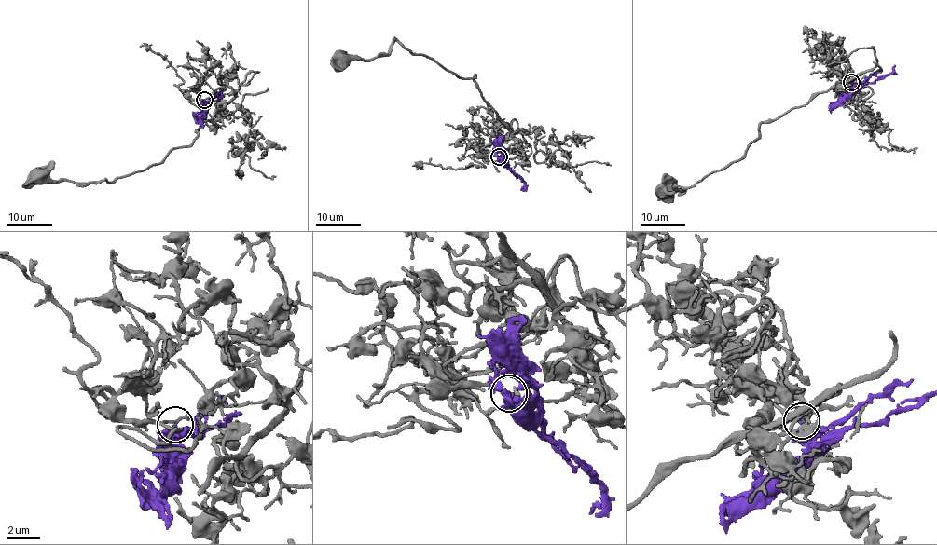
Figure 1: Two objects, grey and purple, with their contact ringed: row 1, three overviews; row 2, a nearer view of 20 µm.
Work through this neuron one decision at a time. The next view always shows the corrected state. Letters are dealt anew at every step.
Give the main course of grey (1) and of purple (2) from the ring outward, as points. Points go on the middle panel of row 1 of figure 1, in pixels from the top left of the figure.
1: (499, 156), (509, 132), (484, 102), (476, 75), (461, 77), (394, 39), (386, 55), (337, 58)
2: (499, 156), (506, 168), (522, 178), (524, 186), (521, 190)

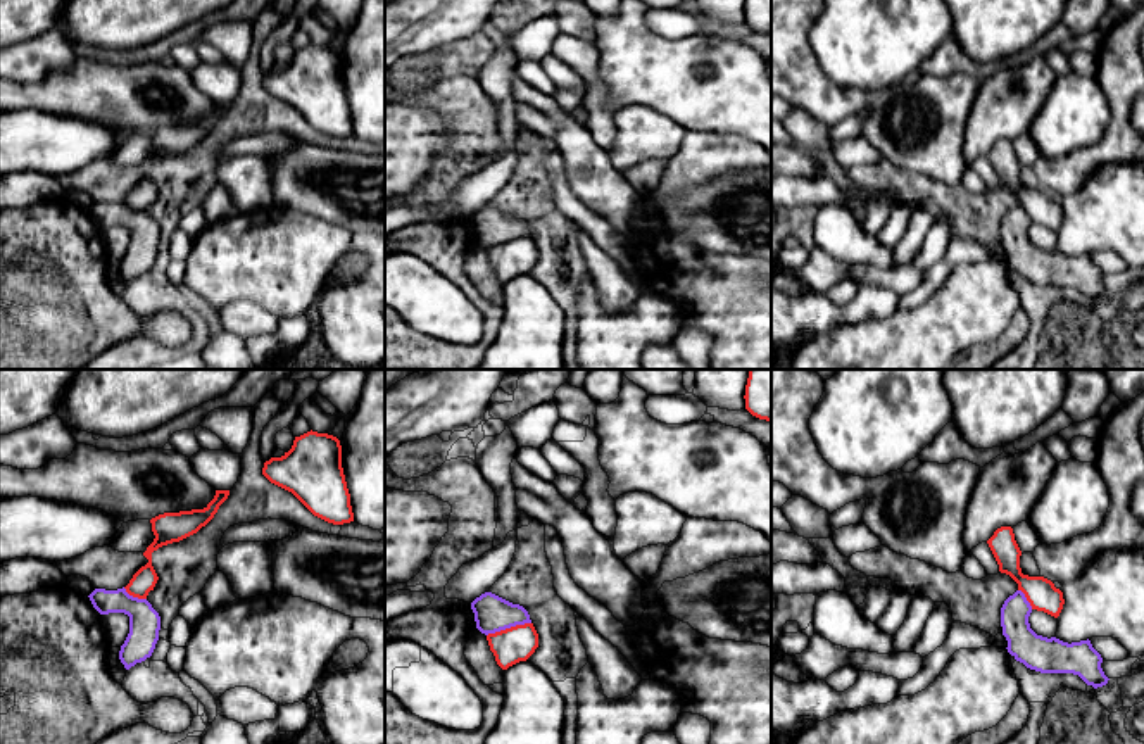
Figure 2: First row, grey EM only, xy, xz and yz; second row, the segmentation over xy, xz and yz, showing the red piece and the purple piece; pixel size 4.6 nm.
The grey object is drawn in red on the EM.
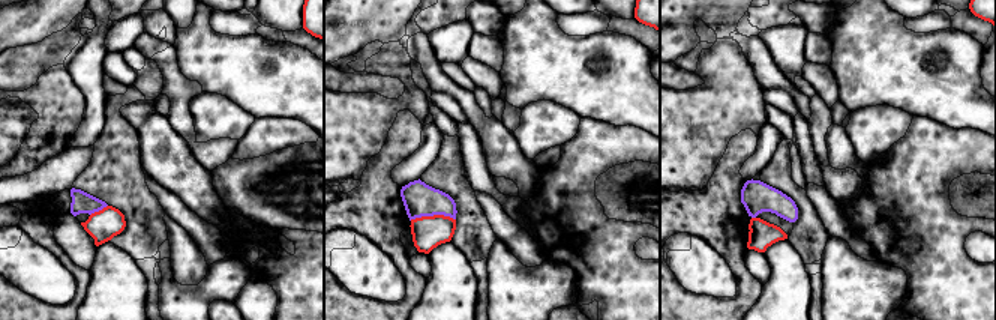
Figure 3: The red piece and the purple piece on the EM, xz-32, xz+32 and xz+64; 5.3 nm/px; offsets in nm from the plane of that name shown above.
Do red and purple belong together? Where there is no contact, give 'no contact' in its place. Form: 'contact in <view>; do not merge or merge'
contact in xz; do not merge

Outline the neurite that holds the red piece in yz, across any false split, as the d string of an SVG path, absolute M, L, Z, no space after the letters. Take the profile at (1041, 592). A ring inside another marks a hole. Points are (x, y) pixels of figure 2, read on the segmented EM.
M997 528L987 544L999 564L999 571L1009 575L1018 583L1018 590L1025 594L1032 609L1044 611L1058 618L1065 604L1063 592L1044 577L1028 577L1021 573L1021 551L1015 540L1013 528Z

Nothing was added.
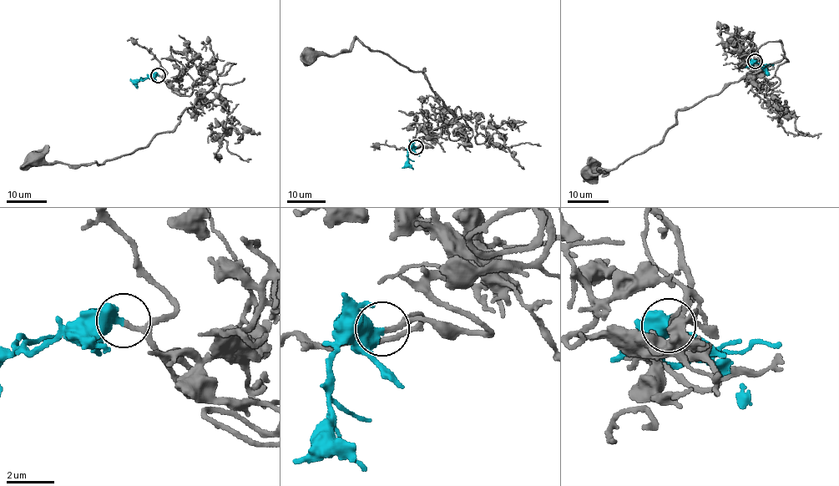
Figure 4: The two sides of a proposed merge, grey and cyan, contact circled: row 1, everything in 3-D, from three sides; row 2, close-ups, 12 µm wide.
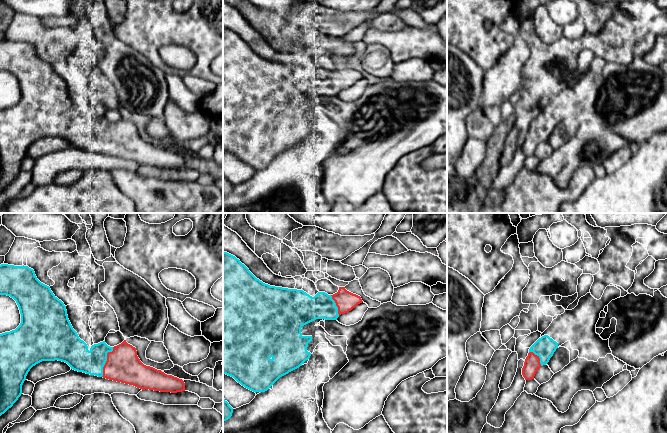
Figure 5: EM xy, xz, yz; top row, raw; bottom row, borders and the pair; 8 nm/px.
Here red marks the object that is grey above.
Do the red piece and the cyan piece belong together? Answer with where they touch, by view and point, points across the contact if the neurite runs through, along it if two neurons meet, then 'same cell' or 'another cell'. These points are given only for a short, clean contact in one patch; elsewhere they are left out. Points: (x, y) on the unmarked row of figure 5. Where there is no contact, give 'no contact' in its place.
meets red in xy at (106, 137); runs through xy (123, 141), (106, 137), (84, 137), (76, 130); same cell

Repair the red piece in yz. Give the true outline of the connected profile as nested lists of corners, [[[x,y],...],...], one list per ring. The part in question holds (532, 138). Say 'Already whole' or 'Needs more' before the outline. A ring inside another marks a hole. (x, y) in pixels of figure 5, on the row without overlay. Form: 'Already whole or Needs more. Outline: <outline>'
Needs more. Outline: [[[544,111],[539,114],[530,123],[528,132],[524,138],[522,151],[525,156],[534,155],[537,146],[549,138],[557,124],[558,119],[548,111]]]

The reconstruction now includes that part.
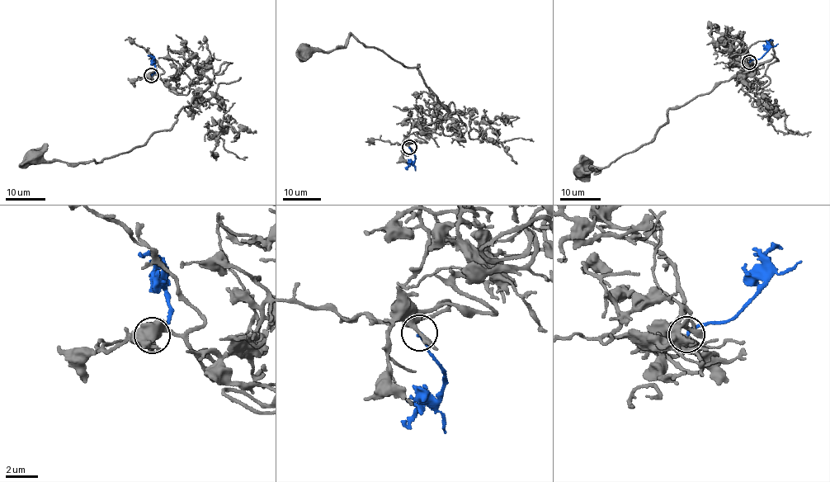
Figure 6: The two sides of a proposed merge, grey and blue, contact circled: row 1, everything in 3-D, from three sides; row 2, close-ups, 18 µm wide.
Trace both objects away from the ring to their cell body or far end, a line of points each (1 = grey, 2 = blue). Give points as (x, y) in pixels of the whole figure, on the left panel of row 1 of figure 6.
1: (151, 75), (164, 85), (167, 82), (174, 92), (201, 91), (181, 107), (168, 129), (101, 161), (33, 156)
2: (151, 75), (156, 68), (153, 58), (147, 55)

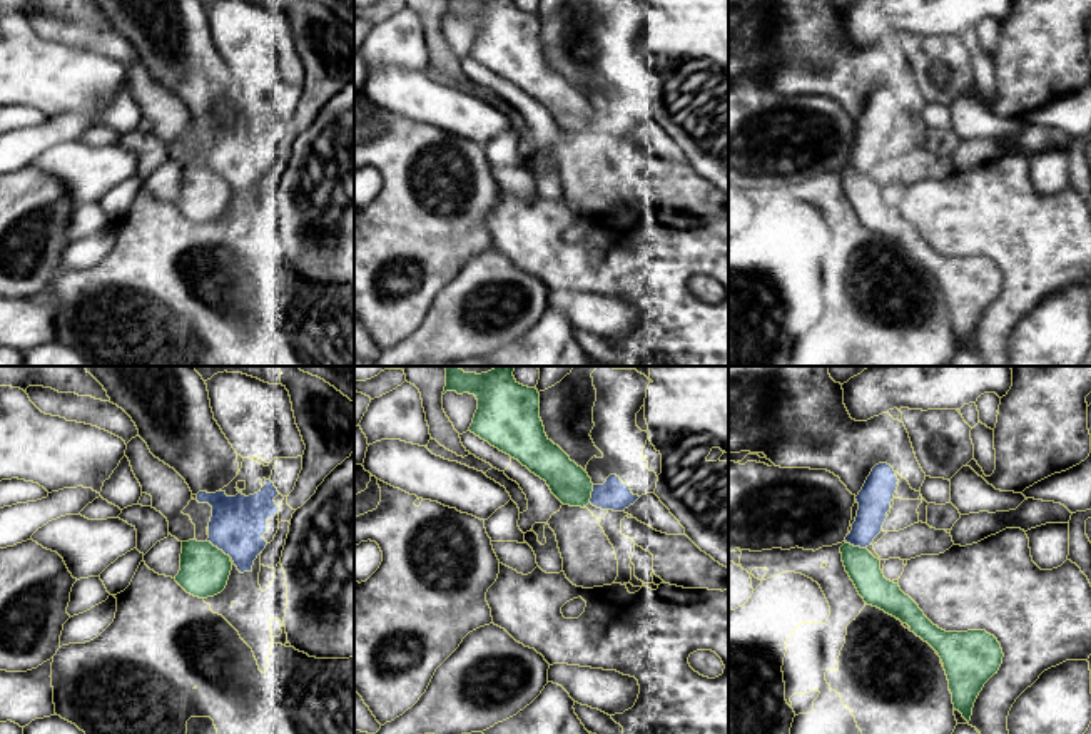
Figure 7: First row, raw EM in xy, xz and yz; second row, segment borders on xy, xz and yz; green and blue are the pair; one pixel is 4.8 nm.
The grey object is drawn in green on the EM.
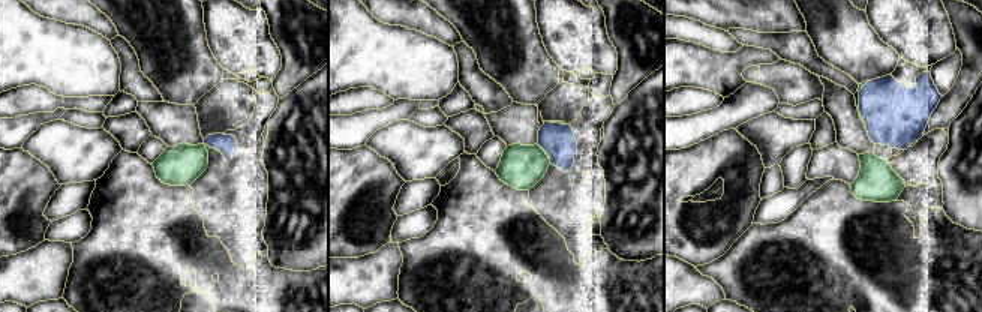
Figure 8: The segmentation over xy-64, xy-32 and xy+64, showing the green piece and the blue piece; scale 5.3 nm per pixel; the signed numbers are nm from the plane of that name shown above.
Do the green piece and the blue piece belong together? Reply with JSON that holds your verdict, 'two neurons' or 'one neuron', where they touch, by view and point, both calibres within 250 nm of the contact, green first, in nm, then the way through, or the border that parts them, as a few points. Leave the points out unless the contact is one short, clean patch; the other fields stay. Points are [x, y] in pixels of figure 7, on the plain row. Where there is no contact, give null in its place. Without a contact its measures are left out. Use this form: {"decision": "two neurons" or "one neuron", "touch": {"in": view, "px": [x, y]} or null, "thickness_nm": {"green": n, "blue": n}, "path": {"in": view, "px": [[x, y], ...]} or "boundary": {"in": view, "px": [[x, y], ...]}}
{"decision": "two neurons", "touch": {"in": "xy", "px": [218, 174]}, "thickness_nm": {"green": 240, "blue": 260}, "boundary": {"in": "xy", "px": [[208, 166], [231, 183]]}}

